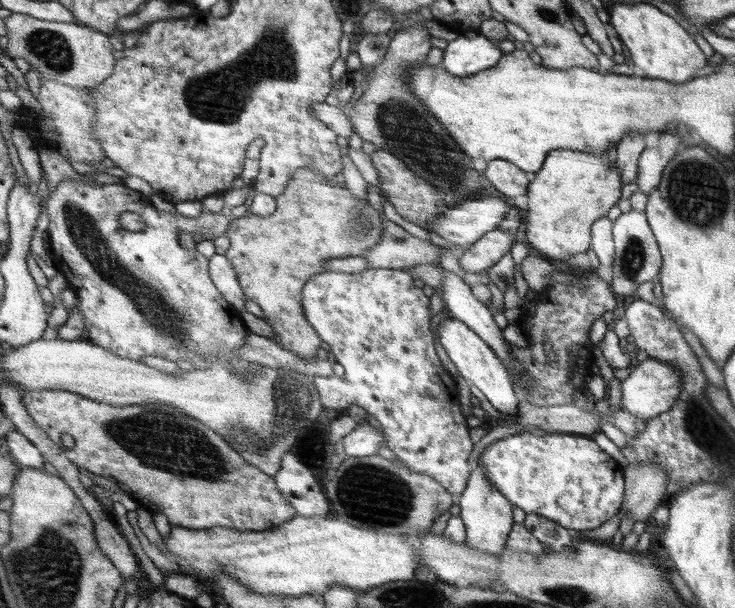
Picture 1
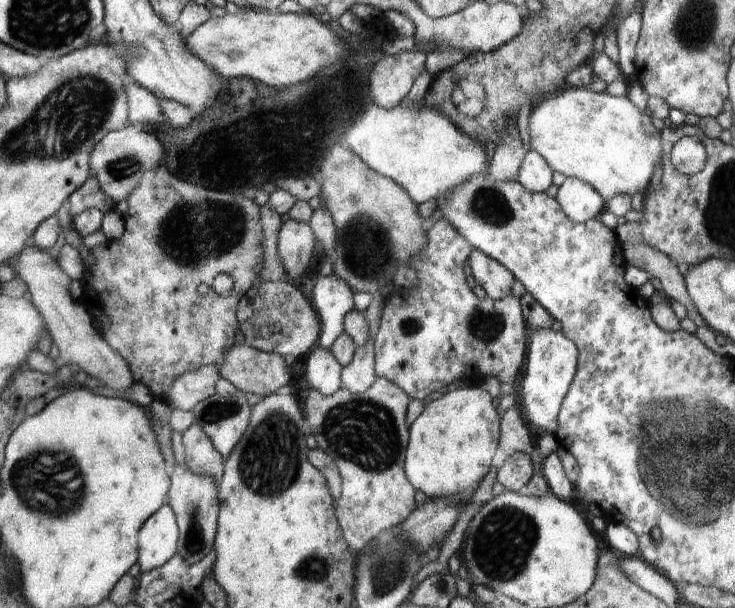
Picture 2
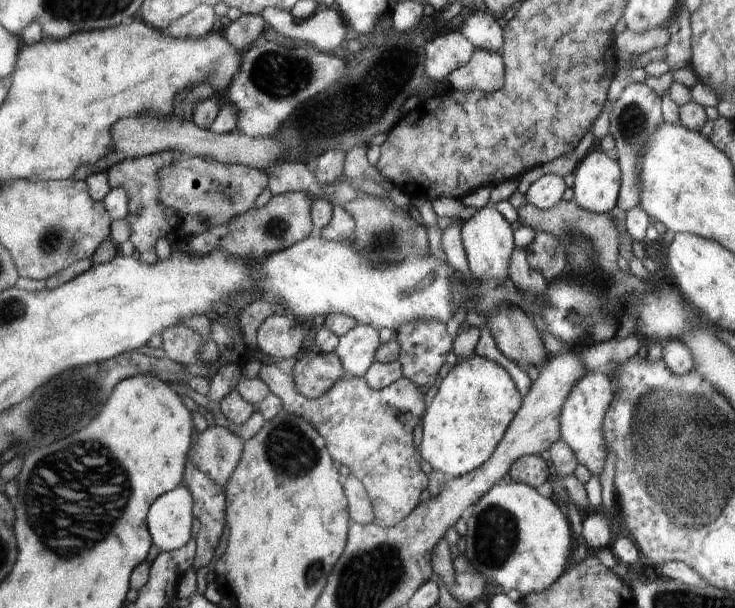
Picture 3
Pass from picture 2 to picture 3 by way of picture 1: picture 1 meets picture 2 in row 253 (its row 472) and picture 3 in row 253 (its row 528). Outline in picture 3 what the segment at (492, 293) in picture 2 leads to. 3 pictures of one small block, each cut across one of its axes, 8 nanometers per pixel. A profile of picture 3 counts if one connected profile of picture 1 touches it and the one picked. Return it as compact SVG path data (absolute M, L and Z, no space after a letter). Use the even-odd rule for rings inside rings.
M519 180L507 181L494 186L490 192L490 200L484 208L478 209L473 215L463 222L461 228L461 239L467 256L469 268L474 278L480 282L496 281L498 284L508 277L511 254L514 252L514 240L512 240L512 228L508 221L494 208L494 204L510 199L518 189Z

